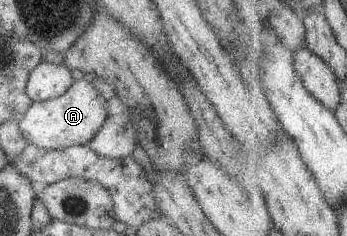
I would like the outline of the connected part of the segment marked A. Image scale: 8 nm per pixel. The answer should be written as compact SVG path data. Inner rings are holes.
M83 78L75 79L61 96L31 102L17 126L26 144L32 144L42 150L59 150L73 145L85 145L103 124L106 106L107 100L99 94L92 82Z

